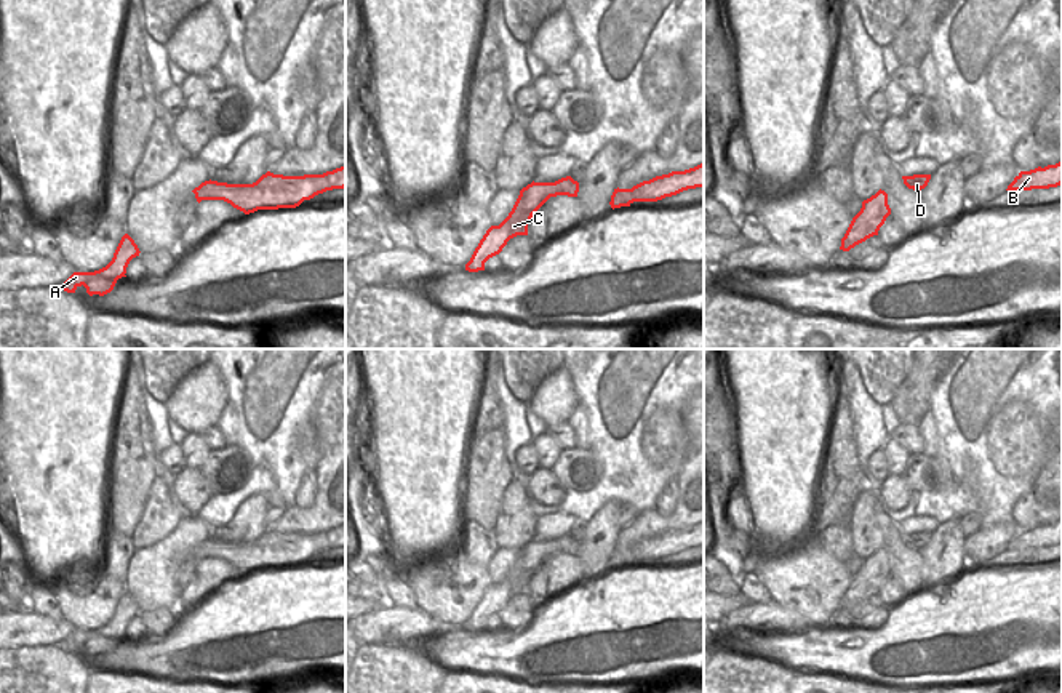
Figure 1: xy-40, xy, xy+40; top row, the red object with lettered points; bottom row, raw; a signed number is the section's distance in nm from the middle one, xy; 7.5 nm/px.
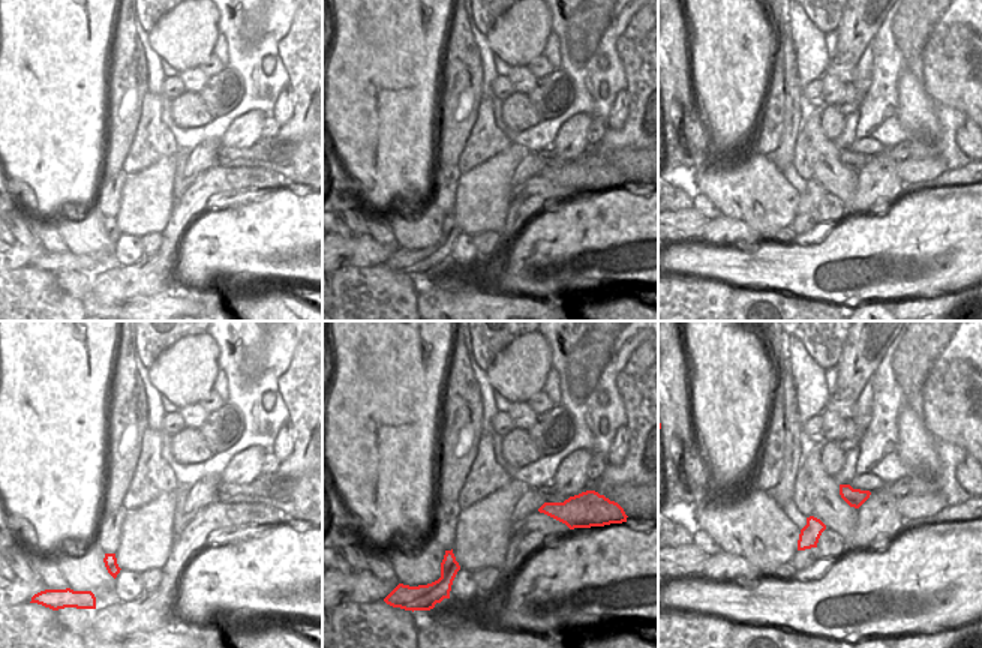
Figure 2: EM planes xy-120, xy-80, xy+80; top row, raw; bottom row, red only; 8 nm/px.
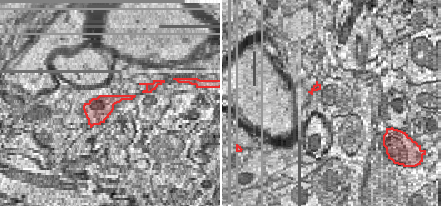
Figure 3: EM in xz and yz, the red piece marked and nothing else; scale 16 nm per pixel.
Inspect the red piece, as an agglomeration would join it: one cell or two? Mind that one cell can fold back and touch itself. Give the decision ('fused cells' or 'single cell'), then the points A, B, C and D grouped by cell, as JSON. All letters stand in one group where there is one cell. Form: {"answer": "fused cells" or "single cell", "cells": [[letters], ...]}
{"answer": "fused cells", "cells": [["A", "B", "C"], ["D"]]}

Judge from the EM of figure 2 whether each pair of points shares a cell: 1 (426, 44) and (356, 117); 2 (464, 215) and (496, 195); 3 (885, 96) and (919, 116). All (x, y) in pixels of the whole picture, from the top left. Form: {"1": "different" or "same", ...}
{"1": "same", "2": "same", "3": "different"}

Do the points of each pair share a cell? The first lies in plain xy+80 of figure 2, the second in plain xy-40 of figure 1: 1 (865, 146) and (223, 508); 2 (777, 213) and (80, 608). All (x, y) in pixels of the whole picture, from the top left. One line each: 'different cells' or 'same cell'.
1: different cells
2: same cell

